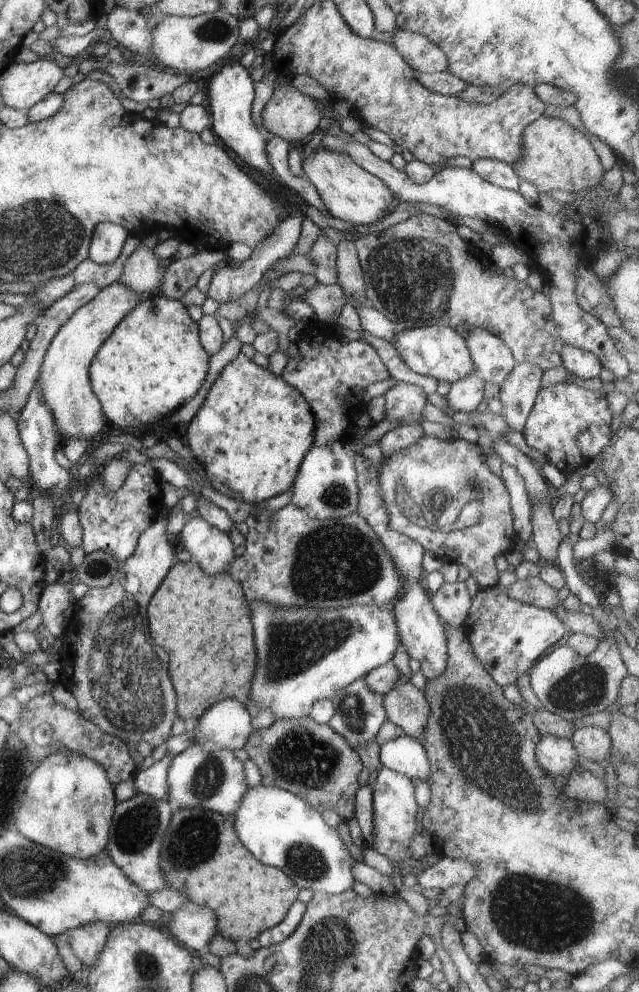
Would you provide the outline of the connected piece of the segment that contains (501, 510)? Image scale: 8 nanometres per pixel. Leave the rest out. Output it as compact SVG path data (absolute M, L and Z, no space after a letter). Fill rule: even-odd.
M424 435L417 444L393 453L392 457L385 457L378 470L381 496L391 515L389 527L416 540L424 551L433 552L439 558L445 554L450 560L467 567L481 589L497 585L500 576L496 558L509 553L518 542L508 490L503 479L492 473L485 461L486 457L478 444L461 439L444 442ZM400 487L416 504L428 506L437 514L450 504L456 504L456 508L460 508L460 504L465 504L466 507L469 503L477 502L483 508L482 520L478 525L455 531L412 525L396 503L397 489Z

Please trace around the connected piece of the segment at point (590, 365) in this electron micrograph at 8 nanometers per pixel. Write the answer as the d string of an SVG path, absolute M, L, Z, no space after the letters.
M562 344L560 356L570 374L584 378L584 380L598 376L603 367L598 357L592 352L570 346L570 344Z

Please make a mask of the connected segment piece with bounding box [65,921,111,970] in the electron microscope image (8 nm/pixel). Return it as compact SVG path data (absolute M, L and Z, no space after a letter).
M97 921L66 932L67 944L72 947L74 955L80 959L84 969L92 967L105 950L111 926Z

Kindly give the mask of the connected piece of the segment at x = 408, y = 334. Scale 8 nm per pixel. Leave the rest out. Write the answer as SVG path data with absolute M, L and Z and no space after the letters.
M422 325L398 330L393 340L393 346L410 370L438 381L456 383L475 369L467 342L452 328L444 328L440 325Z

